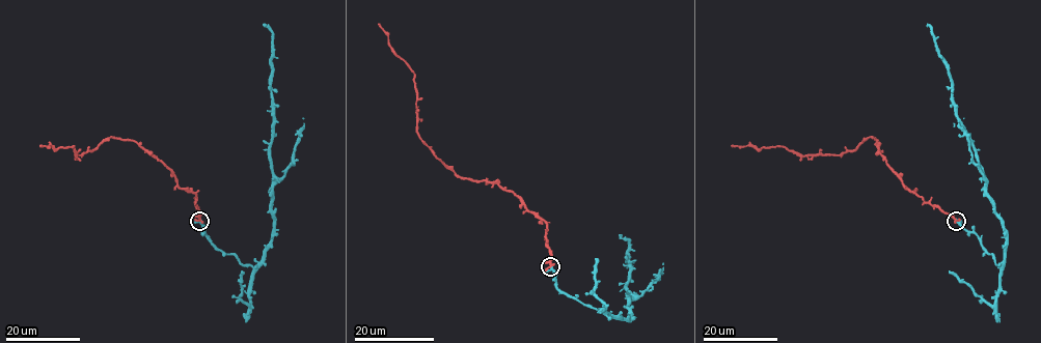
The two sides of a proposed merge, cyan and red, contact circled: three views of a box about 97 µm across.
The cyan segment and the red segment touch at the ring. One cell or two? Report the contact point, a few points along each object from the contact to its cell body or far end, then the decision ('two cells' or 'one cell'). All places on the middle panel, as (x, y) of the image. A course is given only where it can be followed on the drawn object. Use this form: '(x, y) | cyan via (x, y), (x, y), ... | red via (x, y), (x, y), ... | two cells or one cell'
(550, 266) | cyan via (550, 266), (559, 291), (627, 319), (630, 316), (630, 297), (626, 290), (628, 240), (620, 234) | red via (550, 266), (544, 221), (496, 183), (457, 175), (419, 136), (414, 72), (395, 54), (388, 34), (378, 23) | one cell

